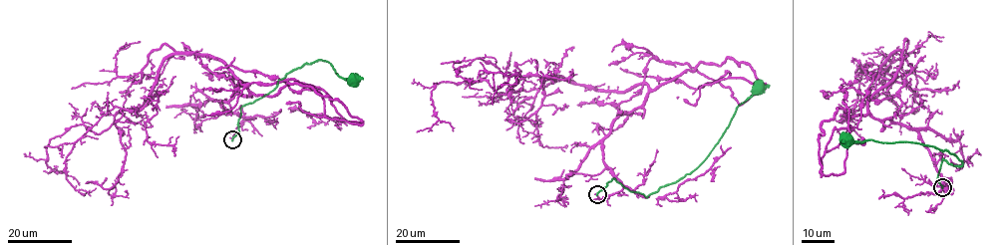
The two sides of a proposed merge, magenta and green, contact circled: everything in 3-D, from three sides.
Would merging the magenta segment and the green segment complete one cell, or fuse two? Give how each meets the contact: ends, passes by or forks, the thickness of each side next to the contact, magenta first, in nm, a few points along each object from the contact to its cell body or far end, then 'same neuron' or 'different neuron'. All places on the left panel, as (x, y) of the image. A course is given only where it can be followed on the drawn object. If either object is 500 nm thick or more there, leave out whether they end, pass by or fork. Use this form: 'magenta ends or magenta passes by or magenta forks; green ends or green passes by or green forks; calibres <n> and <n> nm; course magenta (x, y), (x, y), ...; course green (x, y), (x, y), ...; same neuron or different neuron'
magenta ends; green ends; calibres 160 and 280 nm; course magenta (232, 139), (253, 119), (220, 103), (247, 88), (171, 53), (140, 110), (53, 137), (61, 173), (43, 170); course green (232, 139), (238, 131), (240, 108), (270, 93), (277, 81), (304, 65), (327, 62), (335, 73), (350, 82); different neuron

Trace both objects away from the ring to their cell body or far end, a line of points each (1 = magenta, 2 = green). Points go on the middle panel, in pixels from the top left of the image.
1: (596, 194), (622, 188), (602, 141), (648, 86), (440, 83), (438, 120), (416, 131)
2: (596, 194), (612, 178), (647, 197), (691, 173), (716, 143), (736, 108), (752, 94), (755, 86)

